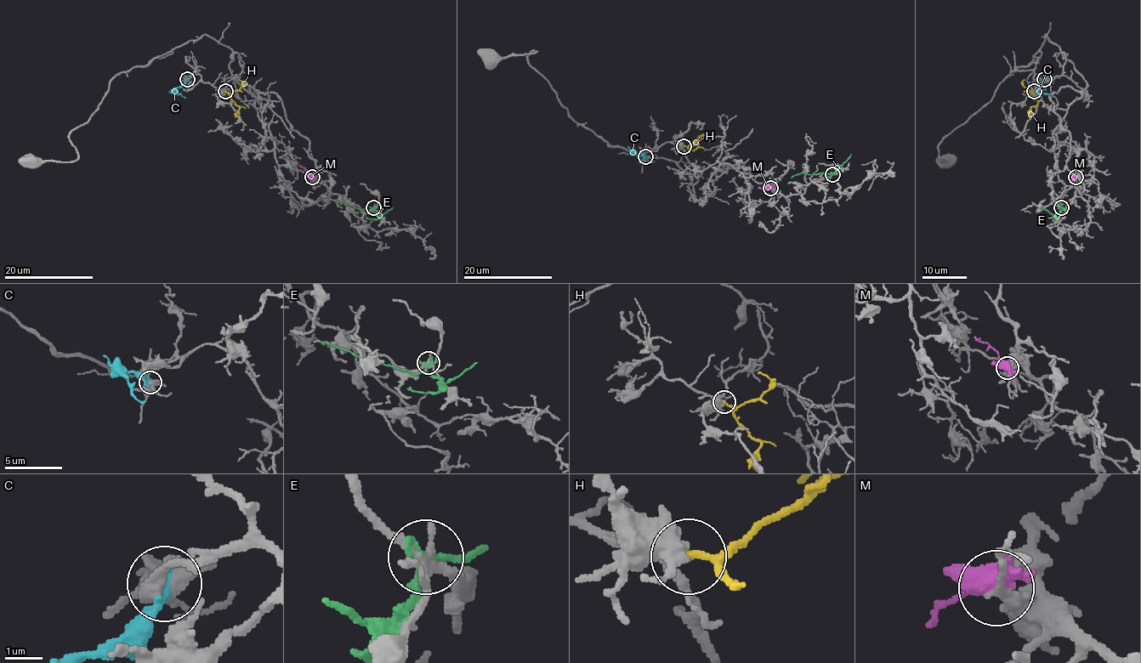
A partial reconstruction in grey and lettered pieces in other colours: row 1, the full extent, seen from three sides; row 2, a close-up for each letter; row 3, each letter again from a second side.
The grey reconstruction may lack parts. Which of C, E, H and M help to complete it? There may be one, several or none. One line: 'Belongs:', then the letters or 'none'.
Belongs: H

